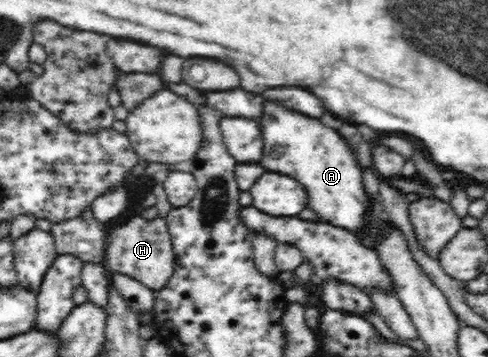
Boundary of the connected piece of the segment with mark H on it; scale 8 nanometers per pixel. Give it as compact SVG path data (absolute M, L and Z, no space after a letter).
M141 215L133 216L127 222L116 226L108 235L105 249L106 267L112 272L136 279L153 293L167 285L173 270L173 258L170 232L164 217L157 216L146 221Z

